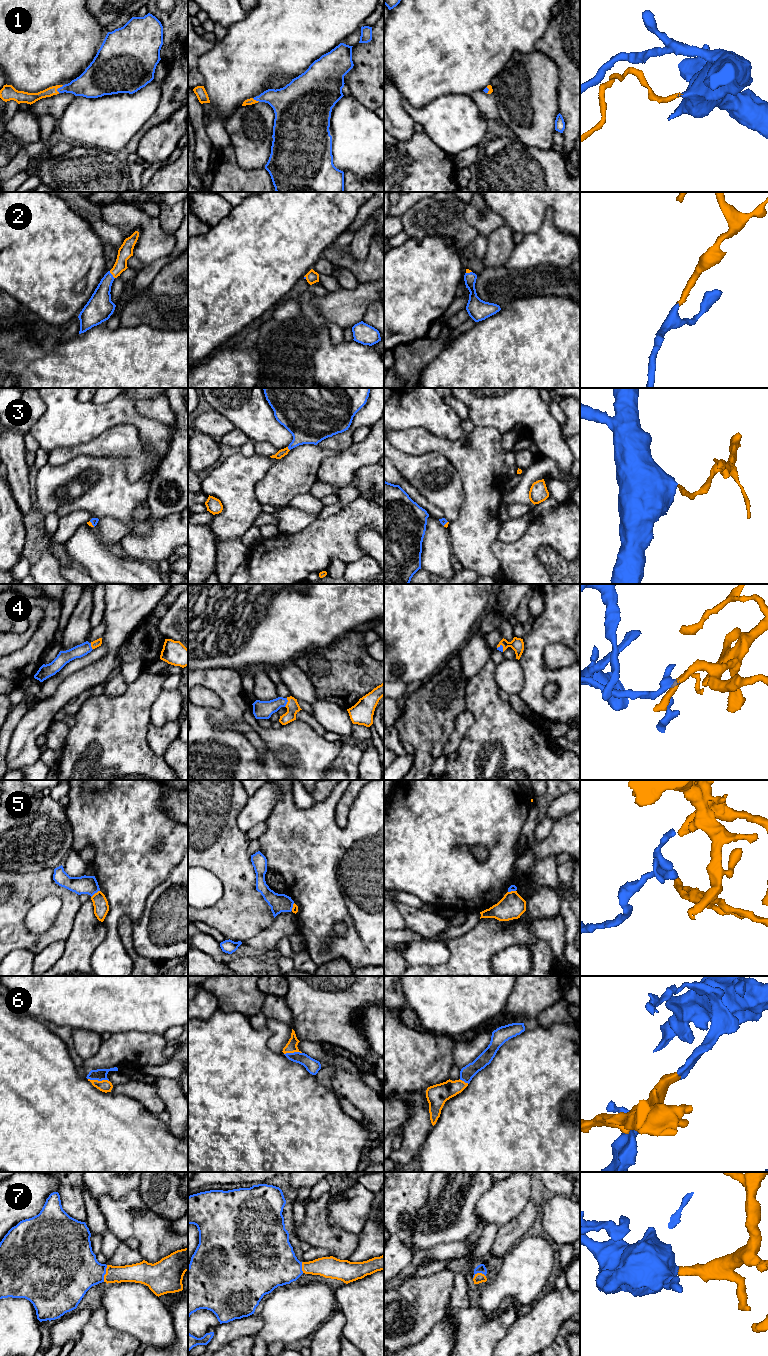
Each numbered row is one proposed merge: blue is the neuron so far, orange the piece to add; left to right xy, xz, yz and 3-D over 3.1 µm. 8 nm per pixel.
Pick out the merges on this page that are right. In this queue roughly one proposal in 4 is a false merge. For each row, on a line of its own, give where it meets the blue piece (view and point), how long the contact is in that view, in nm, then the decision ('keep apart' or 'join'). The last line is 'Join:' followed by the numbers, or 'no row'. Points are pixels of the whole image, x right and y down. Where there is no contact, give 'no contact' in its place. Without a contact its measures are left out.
1: meets blue in xy at (60, 87); contact 80 nm long; join
2: meets blue in xy at (112, 275); contact 80 nm long; join
3: meets blue in xz at (288, 448); contact 40 nm long; join
4: meets blue in xz at (287, 701); contact 80 nm long; join
5: meets blue in xy at (95, 892); contact 90 nm long; keep apart
6: meets blue in xy at (98, 1080); contact 170 nm long; join
7: meets blue in xy at (105, 1273); contact 140 nm long; join
Join: 1, 2, 3, 4, 6, 7

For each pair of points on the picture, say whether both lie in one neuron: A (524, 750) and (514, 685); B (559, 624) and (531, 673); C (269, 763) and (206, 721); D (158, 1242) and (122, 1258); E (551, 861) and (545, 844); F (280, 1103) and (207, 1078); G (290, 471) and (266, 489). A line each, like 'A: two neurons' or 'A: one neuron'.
A: two neurons
B: one neuron
C: one neuron
D: two neurons
E: two neurons
F: one neuron
G: one neuron

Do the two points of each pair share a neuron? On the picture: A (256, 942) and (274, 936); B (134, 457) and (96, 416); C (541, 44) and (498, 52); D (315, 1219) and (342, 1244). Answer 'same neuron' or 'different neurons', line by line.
A: same neuron
B: different neurons
C: different neurons
D: same neuron

